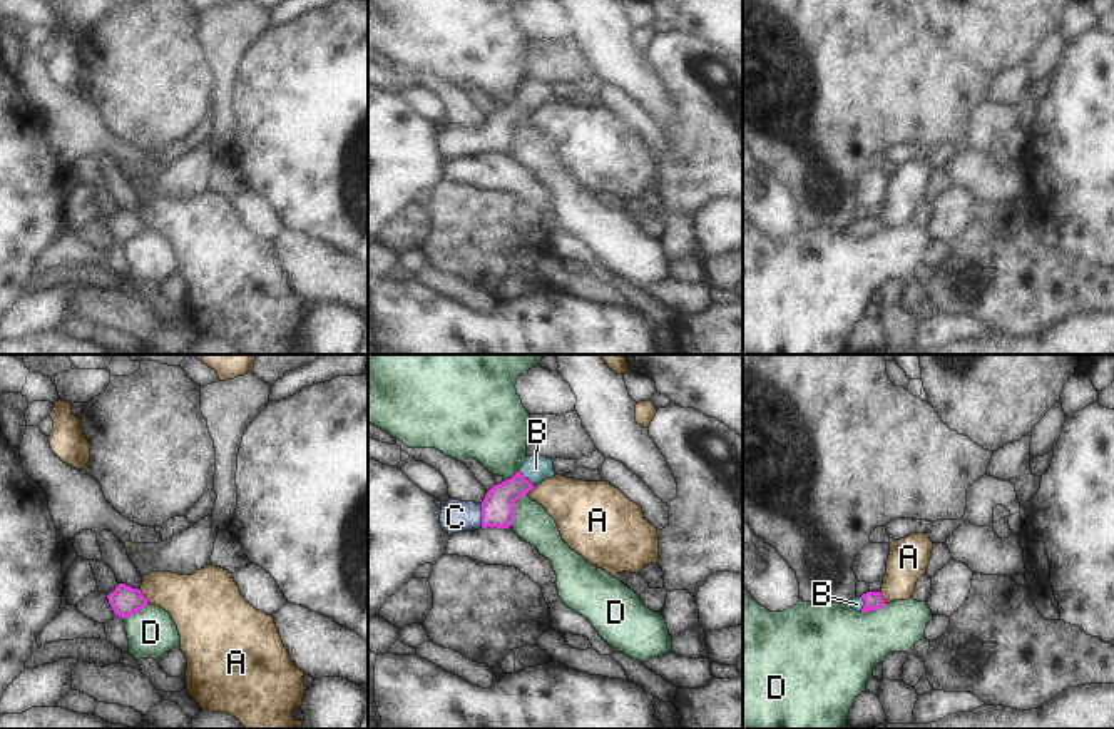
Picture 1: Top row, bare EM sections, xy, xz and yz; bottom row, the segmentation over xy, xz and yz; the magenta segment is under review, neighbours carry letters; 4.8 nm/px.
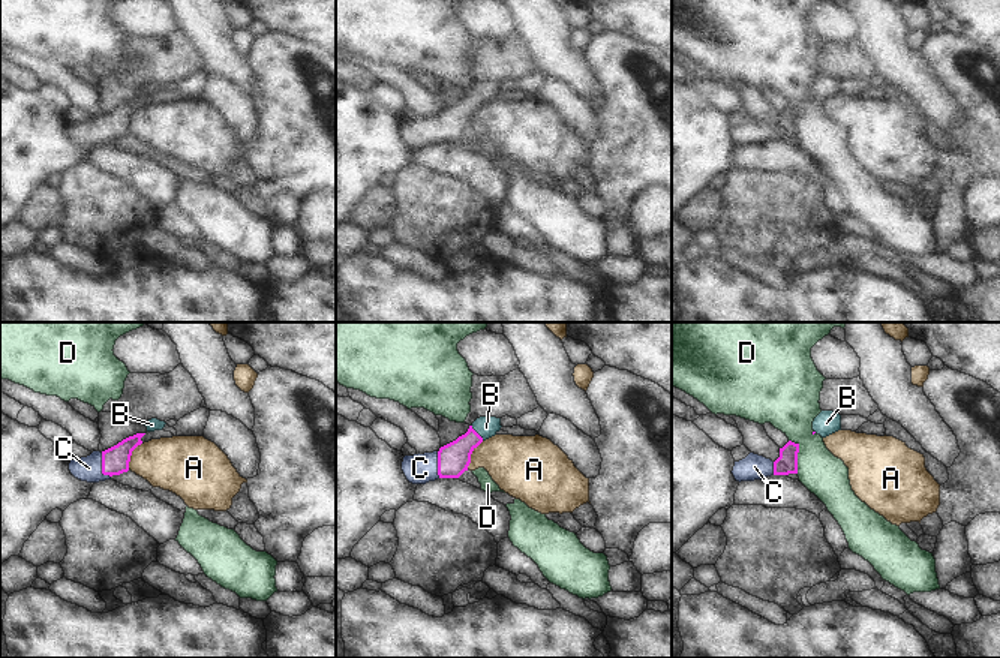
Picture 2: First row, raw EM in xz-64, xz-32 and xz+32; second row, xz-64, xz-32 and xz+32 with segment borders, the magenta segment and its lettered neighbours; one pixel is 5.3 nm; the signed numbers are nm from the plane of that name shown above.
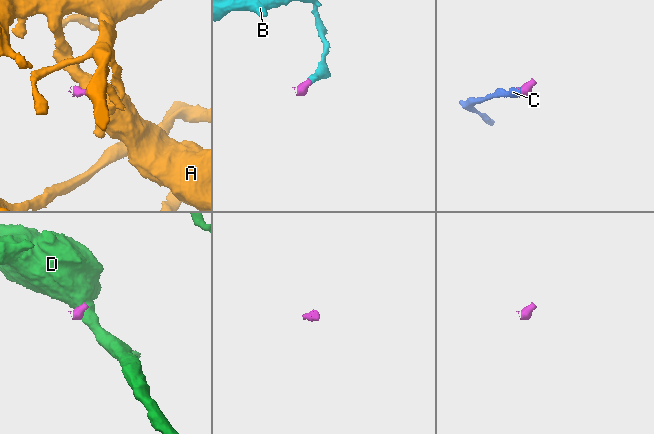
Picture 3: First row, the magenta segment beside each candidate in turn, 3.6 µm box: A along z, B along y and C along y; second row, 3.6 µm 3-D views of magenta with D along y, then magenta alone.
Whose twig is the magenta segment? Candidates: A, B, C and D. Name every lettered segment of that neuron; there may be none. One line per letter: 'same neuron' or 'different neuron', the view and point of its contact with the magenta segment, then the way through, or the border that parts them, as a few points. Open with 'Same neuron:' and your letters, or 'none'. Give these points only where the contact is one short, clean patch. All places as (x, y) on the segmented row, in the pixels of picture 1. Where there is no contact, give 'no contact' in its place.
Same neuron: B, C
A: different neuron; meets magenta in xy at (143, 596); border along xy (137, 589), (148, 602)
B: same neuron; meets magenta in xz at (524, 479); runs through xz (497, 509), (524, 479), (536, 469)
C: same neuron; meets magenta in xz at (482, 515); runs through xz (497, 509), (482, 515), (455, 517)
D: different neuron; meets magenta in xz at (514, 507); border along xz (529, 490), (516, 502), (511, 524)

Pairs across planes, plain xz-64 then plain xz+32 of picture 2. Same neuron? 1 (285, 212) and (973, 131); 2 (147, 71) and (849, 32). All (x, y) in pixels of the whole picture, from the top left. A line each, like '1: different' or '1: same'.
1: same
2: different

